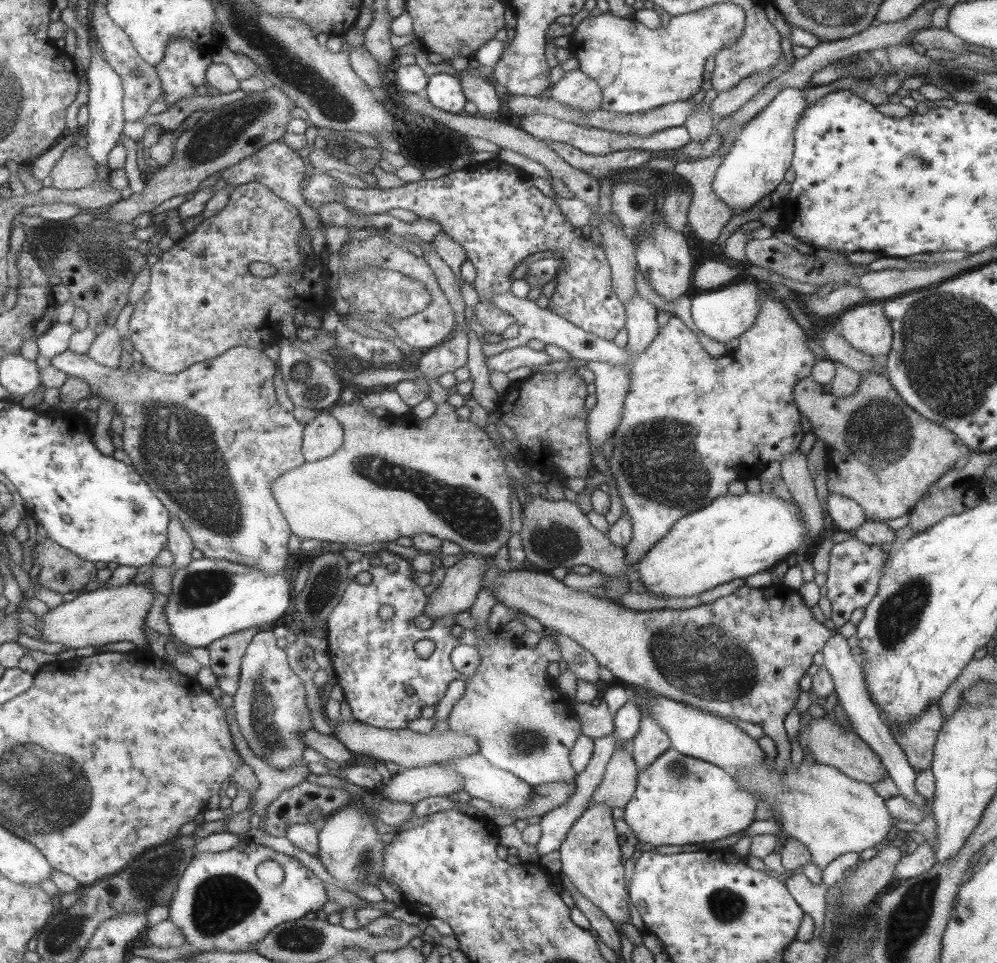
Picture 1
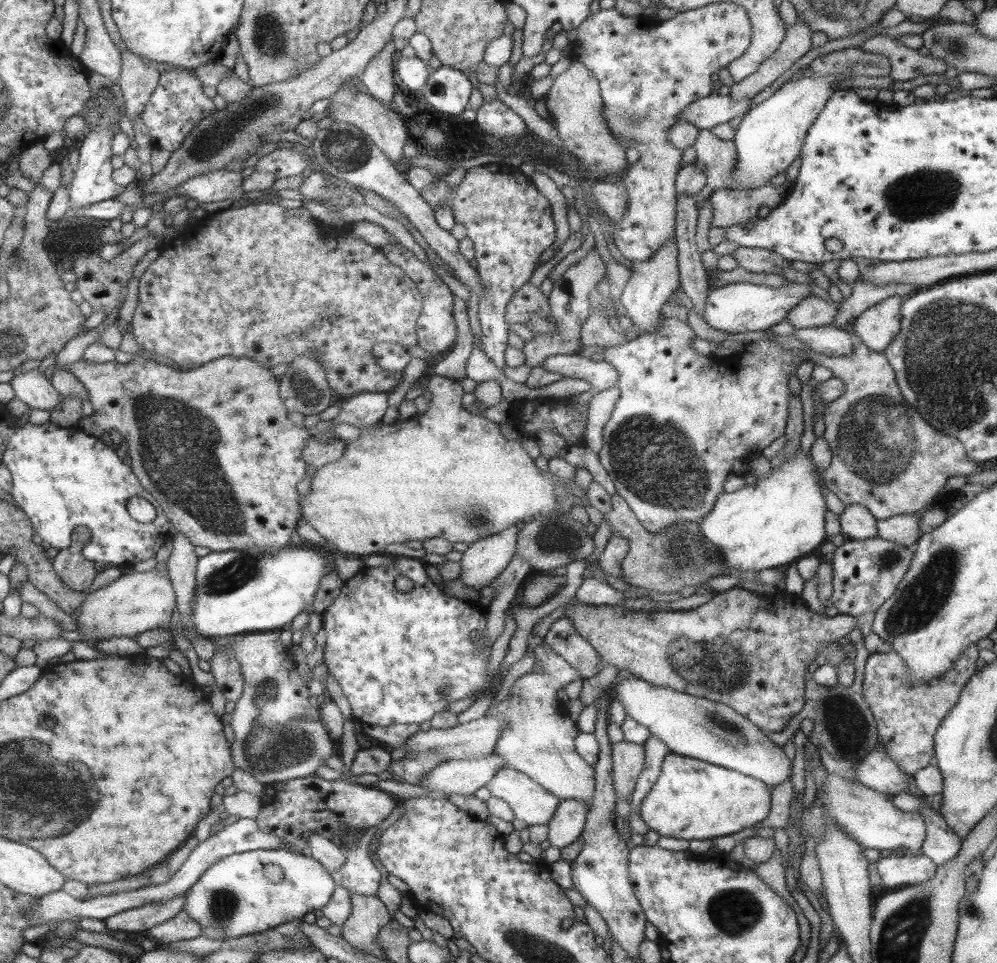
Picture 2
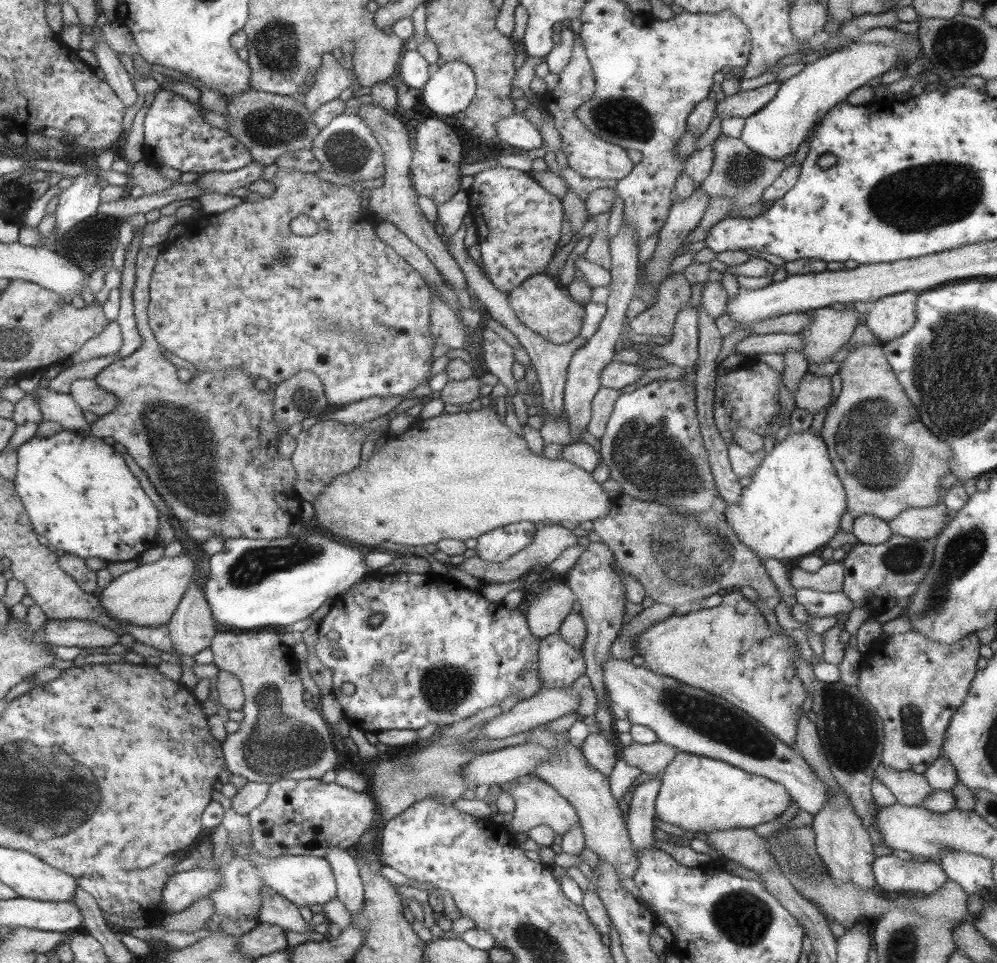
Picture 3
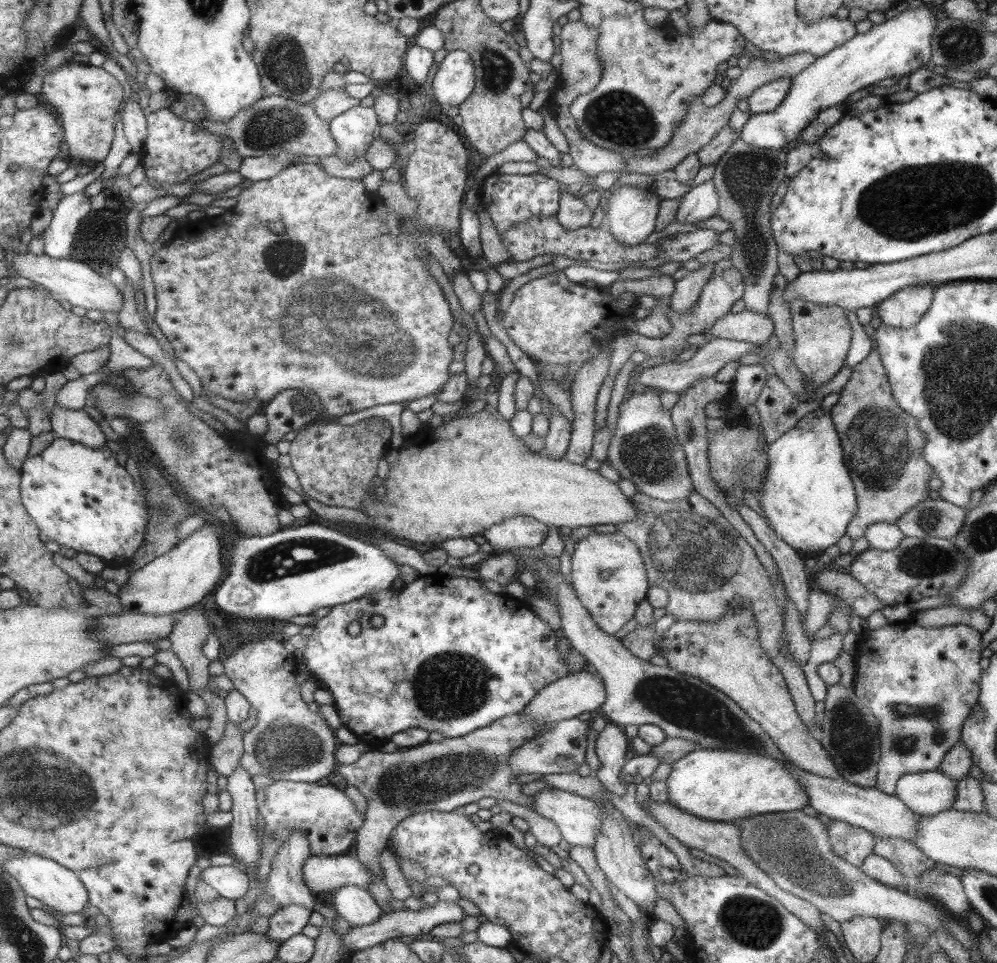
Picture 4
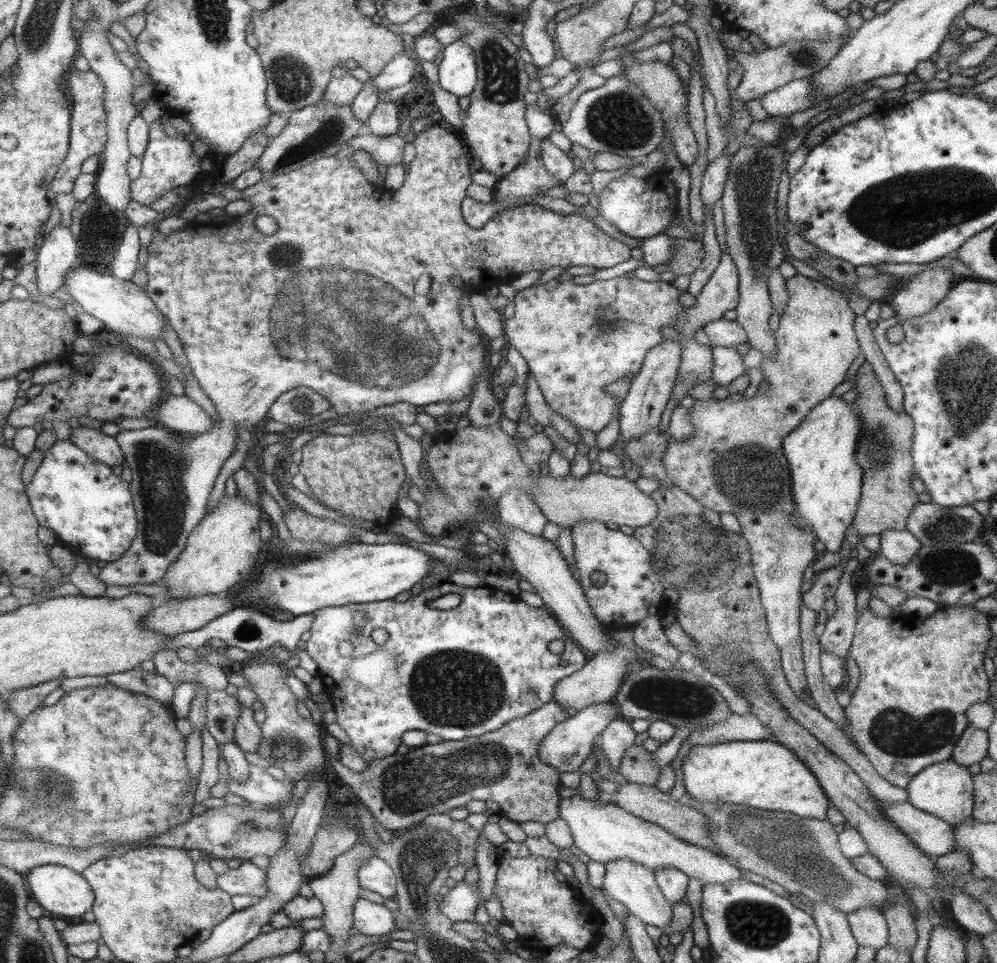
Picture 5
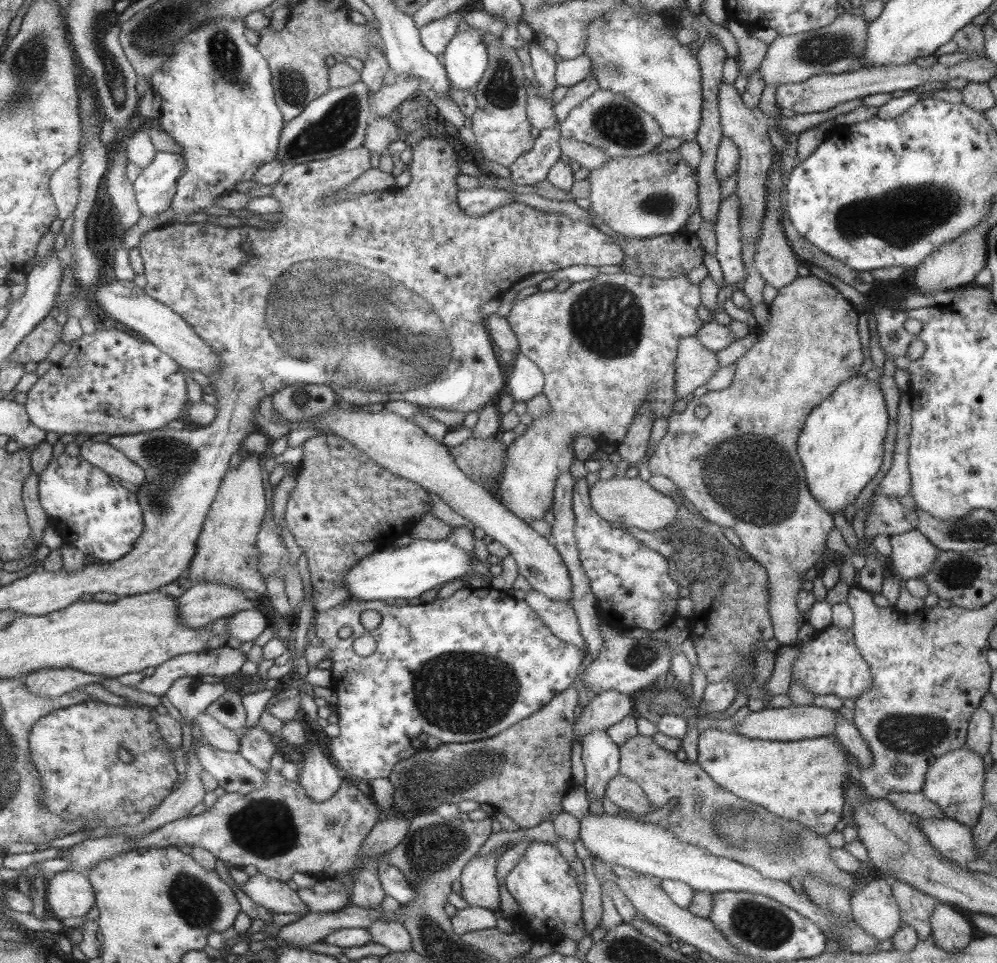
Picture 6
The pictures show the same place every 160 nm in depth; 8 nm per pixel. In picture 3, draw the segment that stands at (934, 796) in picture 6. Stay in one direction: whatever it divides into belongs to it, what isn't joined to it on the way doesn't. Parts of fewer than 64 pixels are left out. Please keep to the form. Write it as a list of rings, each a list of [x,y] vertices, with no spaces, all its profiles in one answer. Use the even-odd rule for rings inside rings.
[[[879,763],[874,770],[874,780],[891,792],[896,802],[905,806],[920,806],[933,789],[927,785],[922,774],[913,771],[898,771]]]

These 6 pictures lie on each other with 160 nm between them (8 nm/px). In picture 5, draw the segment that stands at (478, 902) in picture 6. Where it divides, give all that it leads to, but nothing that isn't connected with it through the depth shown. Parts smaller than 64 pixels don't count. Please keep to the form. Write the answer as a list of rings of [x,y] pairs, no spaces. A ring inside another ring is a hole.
[[[457,881],[456,885],[448,890],[441,902],[438,902],[438,911],[447,917],[449,922],[475,922],[475,908],[477,908],[476,884]]]

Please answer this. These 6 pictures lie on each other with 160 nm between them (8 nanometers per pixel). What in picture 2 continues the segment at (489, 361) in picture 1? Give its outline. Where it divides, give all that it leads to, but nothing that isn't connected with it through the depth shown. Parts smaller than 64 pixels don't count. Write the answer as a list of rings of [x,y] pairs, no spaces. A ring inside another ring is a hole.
[[[552,354],[538,366],[547,372],[558,372],[565,377],[586,380],[594,392],[613,387],[619,382],[617,371],[610,364],[593,361],[579,354]]]

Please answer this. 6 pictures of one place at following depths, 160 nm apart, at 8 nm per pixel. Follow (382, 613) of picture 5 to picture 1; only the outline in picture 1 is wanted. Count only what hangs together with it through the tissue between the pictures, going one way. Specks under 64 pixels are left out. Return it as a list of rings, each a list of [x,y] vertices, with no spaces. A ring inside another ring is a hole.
[[[387,550],[363,553],[356,562],[346,564],[345,570],[350,576],[348,586],[340,596],[339,602],[331,609],[326,623],[326,646],[330,664],[335,672],[337,685],[341,687],[344,701],[349,704],[351,714],[356,722],[387,730],[400,730],[407,727],[409,721],[420,718],[423,706],[436,705],[444,696],[449,683],[459,680],[461,672],[455,671],[449,655],[454,646],[457,646],[457,637],[449,634],[453,626],[454,615],[444,616],[433,620],[430,629],[422,631],[413,624],[413,618],[423,614],[423,609],[428,599],[421,587],[417,585],[409,574],[413,571],[409,560]],[[377,556],[381,563],[377,567],[371,567],[369,561]],[[395,564],[395,570],[389,572],[387,566]],[[359,572],[371,574],[369,584],[359,584],[353,577]],[[381,604],[389,604],[394,609],[394,615],[387,621],[382,621],[377,616],[377,609]],[[427,638],[433,641],[434,649],[427,658],[420,658],[413,650],[413,644],[417,640]]]

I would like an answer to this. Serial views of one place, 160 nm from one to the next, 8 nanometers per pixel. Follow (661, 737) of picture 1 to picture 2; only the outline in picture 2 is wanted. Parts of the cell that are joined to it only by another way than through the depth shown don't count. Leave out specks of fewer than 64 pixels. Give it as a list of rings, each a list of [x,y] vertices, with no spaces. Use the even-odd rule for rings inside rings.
[[[649,733],[649,736],[642,744],[644,750],[644,759],[642,760],[642,769],[636,780],[633,793],[629,796],[629,802],[631,810],[637,811],[638,806],[641,804],[641,800],[645,798],[645,794],[649,792],[651,786],[655,784],[655,779],[660,773],[660,766],[665,758],[665,755],[669,752],[668,748],[657,738],[657,736]]]

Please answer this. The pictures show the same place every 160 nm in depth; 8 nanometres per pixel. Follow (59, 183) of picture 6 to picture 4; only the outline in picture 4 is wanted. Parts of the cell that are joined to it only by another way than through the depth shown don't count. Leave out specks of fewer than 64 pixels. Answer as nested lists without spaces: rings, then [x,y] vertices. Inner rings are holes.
[[[65,62],[57,70],[46,73],[43,76],[42,92],[38,96],[42,102],[51,104],[55,113],[61,118],[63,125],[64,141],[68,146],[68,153],[72,162],[82,163],[88,160],[103,161],[111,140],[113,140],[113,116],[121,110],[123,104],[123,88],[119,85],[118,80],[103,70],[103,67],[94,67],[89,64],[72,64]]]

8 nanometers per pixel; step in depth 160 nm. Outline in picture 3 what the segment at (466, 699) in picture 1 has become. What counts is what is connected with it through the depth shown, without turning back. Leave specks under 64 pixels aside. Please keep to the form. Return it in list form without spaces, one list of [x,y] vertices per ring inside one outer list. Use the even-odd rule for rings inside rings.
[[[557,630],[541,638],[537,650],[541,691],[571,687],[577,678],[585,674],[581,650],[569,646]],[[542,725],[531,729],[524,740],[527,744],[536,744],[552,752],[548,761],[537,763],[532,774],[555,789],[555,793],[567,800],[576,812],[578,824],[584,834],[584,846],[590,848],[605,863],[610,864],[620,876],[632,878],[637,868],[634,848],[630,843],[627,829],[621,819],[617,801],[613,799],[607,777],[595,770],[568,738],[568,732],[547,732]]]

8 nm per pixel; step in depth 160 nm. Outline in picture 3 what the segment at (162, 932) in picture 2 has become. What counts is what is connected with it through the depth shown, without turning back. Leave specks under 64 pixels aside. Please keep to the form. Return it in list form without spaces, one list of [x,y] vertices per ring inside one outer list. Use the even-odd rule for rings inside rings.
[[[208,895],[192,902],[180,913],[171,913],[160,917],[160,926],[163,930],[192,933],[206,926],[205,922],[214,913]]]

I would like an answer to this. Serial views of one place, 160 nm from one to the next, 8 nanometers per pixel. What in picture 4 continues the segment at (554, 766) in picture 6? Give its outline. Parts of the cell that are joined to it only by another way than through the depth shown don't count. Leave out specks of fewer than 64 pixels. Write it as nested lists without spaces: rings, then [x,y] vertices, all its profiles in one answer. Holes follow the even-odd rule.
[[[513,714],[465,736],[444,738],[438,742],[426,741],[391,753],[369,750],[351,764],[337,763],[336,770],[341,778],[355,786],[366,800],[364,823],[357,831],[351,852],[370,872],[372,881],[365,889],[380,906],[381,912],[387,914],[392,911],[386,905],[392,898],[383,880],[379,854],[388,846],[395,824],[418,812],[460,811],[463,805],[477,803],[484,797],[492,797],[494,801],[505,799],[532,808],[533,796],[521,793],[521,785],[511,779],[518,772],[512,772],[506,762],[514,748],[540,735],[544,725],[525,721],[519,714]]]

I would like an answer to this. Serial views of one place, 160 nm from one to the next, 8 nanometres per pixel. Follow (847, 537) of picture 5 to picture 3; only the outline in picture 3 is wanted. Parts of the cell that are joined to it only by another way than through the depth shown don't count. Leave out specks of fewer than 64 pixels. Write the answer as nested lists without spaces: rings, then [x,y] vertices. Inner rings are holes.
[[[865,344],[856,346],[837,367],[836,373],[841,377],[840,394],[835,398],[833,405],[830,405],[826,410],[822,427],[820,428],[820,437],[826,444],[829,461],[835,474],[843,487],[845,493],[846,510],[852,517],[862,514],[875,515],[877,518],[889,522],[895,518],[902,510],[907,508],[929,508],[931,505],[935,506],[939,500],[939,482],[945,474],[950,472],[951,450],[945,441],[939,440],[937,436],[931,434],[926,426],[920,421],[916,408],[912,406],[908,398],[904,394],[903,387],[899,384],[895,373],[885,358],[884,352],[880,344]]]

